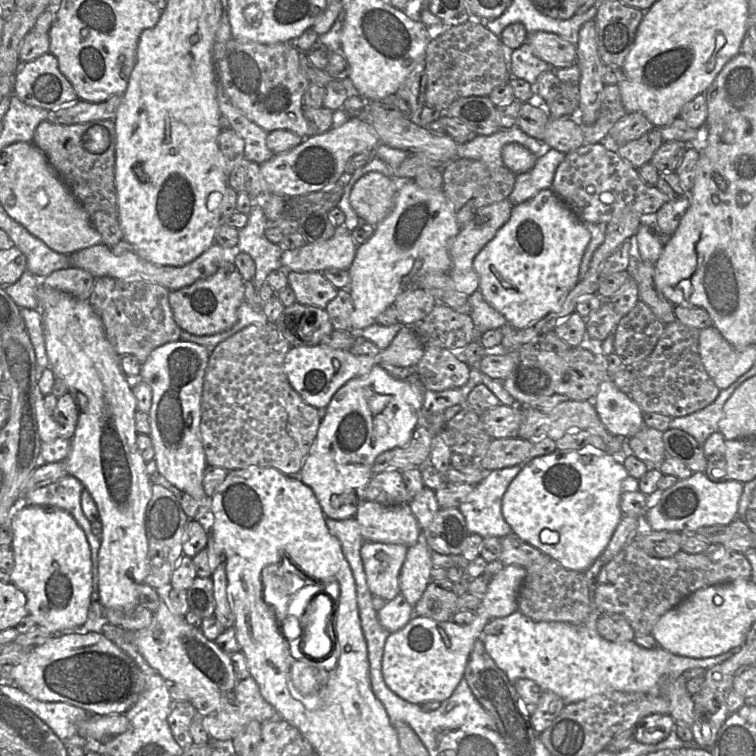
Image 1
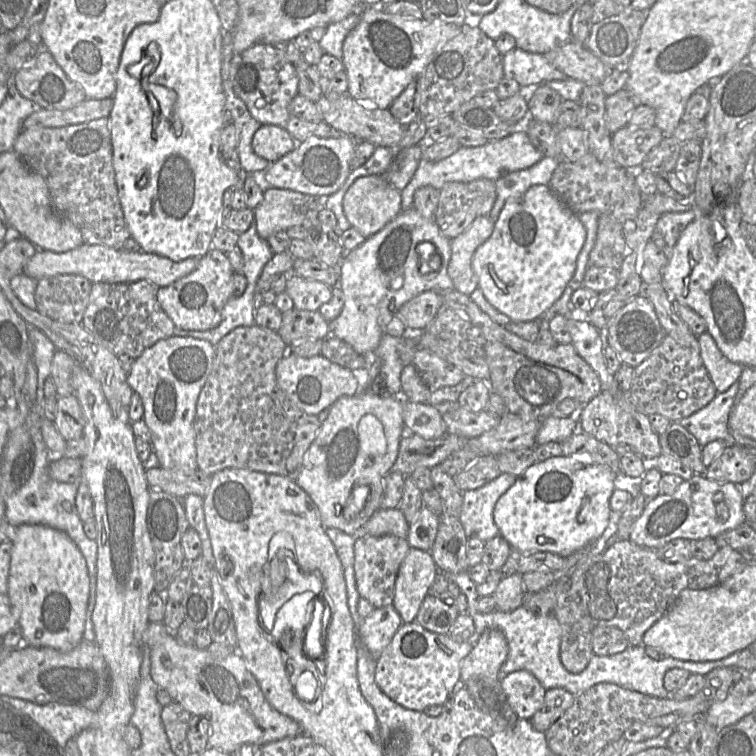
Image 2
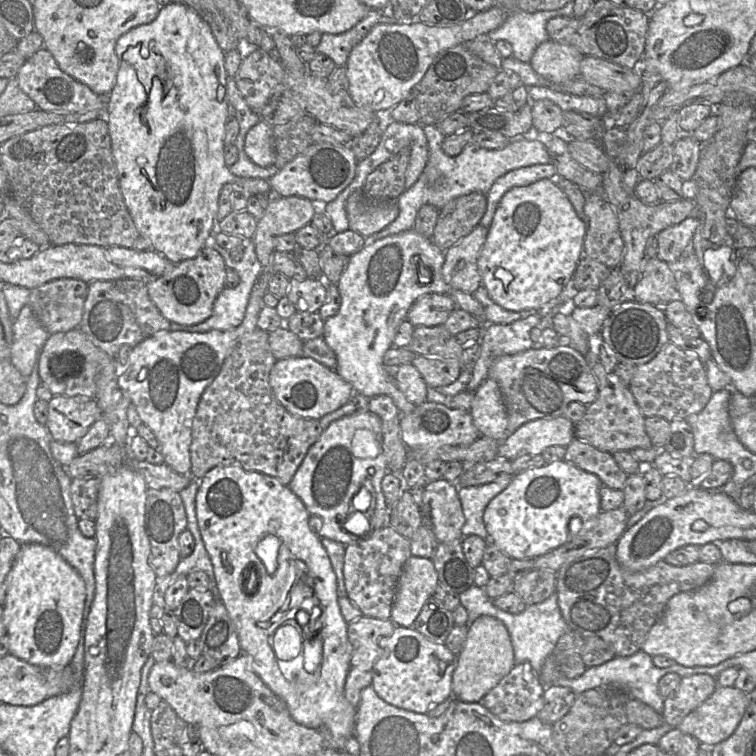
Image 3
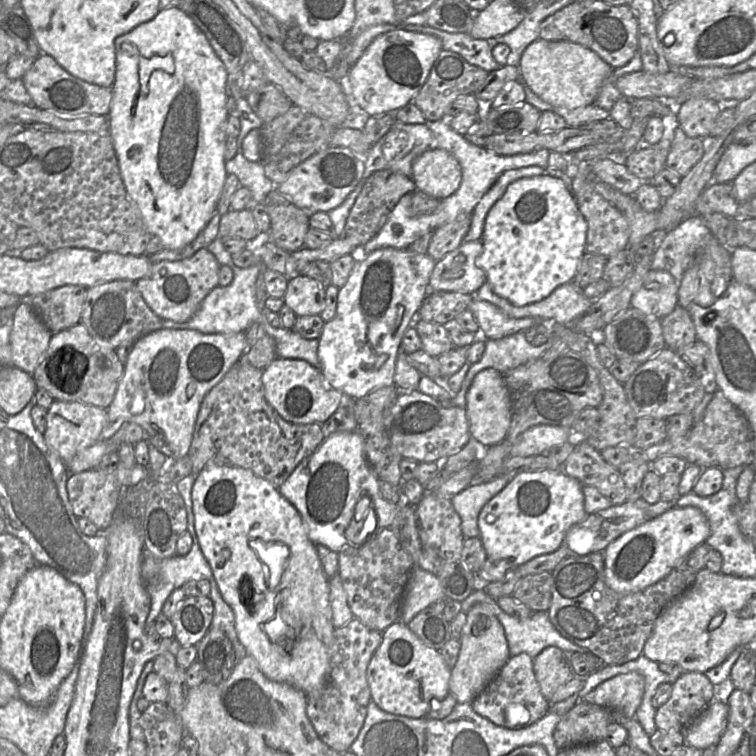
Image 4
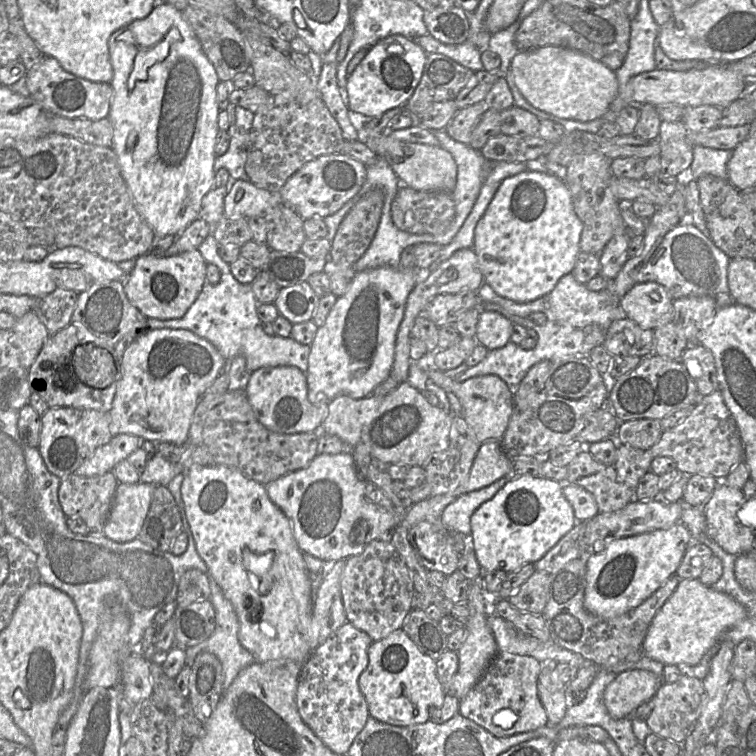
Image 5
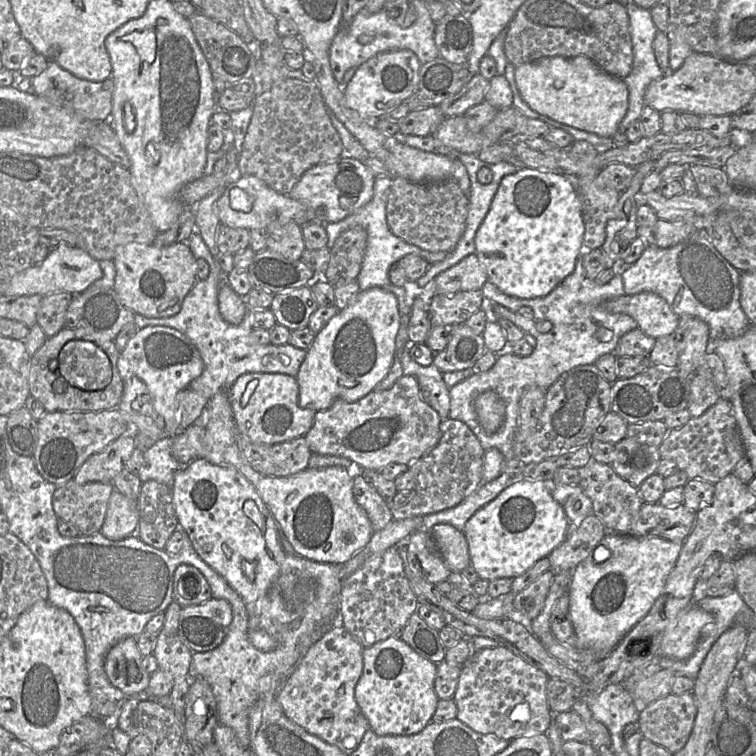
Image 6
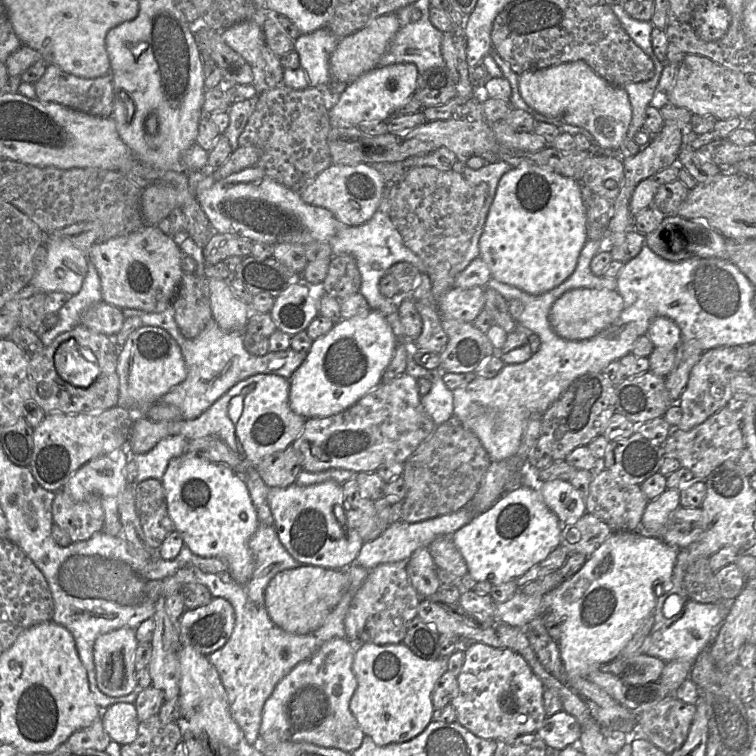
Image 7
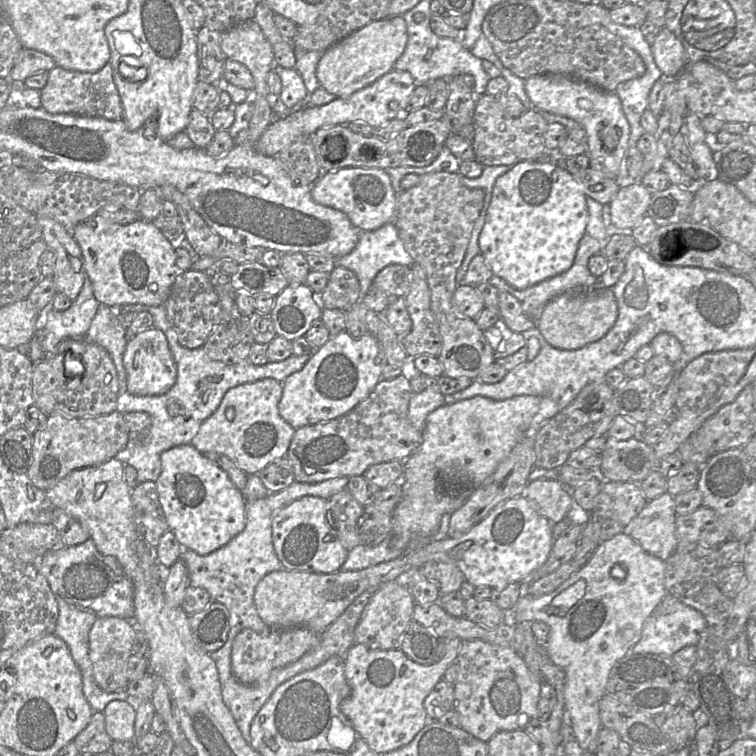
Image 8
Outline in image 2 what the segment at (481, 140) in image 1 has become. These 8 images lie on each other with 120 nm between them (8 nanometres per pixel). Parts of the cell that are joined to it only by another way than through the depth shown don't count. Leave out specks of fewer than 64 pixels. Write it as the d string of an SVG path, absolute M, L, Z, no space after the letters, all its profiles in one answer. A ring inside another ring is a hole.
M522 124L513 125L514 131L502 139L489 140L485 145L478 147L461 146L453 155L438 162L421 159L411 181L401 191L402 211L413 207L414 194L421 187L432 186L440 190L448 182L470 182L480 178L496 181L509 173L538 163L543 158L542 153L531 143L527 133L522 129Z

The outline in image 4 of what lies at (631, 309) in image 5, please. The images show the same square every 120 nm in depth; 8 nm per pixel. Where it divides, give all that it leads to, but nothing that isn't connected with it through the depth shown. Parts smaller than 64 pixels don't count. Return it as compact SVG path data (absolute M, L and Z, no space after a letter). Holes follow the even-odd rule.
M649 270L643 279L643 285L632 295L631 300L630 300L630 307L638 309L646 315L654 316L658 319L661 319L667 316L668 314L670 314L676 308L678 304L678 288L679 288L679 283L677 283L675 279L667 271ZM653 282L658 283L659 287L653 290L648 289L648 284L653 283Z

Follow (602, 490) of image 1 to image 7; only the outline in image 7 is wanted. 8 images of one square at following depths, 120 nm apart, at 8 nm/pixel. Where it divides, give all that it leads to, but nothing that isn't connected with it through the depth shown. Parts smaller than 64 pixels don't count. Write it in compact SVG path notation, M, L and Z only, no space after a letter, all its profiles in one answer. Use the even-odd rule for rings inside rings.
M521 485L504 493L488 510L476 515L451 536L463 556L468 573L477 582L500 585L525 574L560 546L562 523L544 503L538 490Z

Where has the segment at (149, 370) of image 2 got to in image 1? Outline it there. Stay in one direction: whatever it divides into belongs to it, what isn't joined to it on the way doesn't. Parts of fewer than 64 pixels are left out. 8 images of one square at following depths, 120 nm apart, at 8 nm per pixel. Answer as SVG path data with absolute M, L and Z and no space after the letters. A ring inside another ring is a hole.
M182 340L169 342L151 352L141 365L139 380L147 383L152 391L148 415L158 473L191 495L199 507L211 510L212 498L203 489L207 462L200 436L201 401L209 358L204 346Z

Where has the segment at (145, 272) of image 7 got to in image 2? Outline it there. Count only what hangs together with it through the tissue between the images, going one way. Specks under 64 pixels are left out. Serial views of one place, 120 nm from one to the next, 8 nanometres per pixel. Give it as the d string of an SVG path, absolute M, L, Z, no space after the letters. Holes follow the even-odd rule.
M211 248L203 257L198 258L193 272L168 286L160 287L157 300L175 327L188 331L211 330L221 322L223 307L234 294L234 274L227 254Z

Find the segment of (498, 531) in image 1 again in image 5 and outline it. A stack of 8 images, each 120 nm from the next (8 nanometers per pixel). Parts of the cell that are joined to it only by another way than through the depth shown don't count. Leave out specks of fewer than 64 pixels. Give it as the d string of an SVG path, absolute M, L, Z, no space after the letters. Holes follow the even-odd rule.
M505 476L491 485L461 495L450 503L441 514L442 523L450 530L465 536L471 534L471 516L486 501L493 498L496 493L510 481Z

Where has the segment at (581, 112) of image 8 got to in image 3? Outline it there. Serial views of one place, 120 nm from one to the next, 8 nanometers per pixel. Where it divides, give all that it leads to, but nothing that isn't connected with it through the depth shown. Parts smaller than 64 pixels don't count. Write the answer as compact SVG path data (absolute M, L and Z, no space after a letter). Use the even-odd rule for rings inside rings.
M548 39L536 48L529 63L537 74L548 81L567 83L579 77L583 57L574 46Z

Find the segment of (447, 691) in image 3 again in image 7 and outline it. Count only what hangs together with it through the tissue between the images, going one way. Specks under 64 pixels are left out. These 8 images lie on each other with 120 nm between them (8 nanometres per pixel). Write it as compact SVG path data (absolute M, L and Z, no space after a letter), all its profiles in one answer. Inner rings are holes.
M405 644L357 645L352 670L357 688L350 700L349 709L366 736L378 746L407 742L425 730L433 721L432 692L437 680L448 670L448 656L426 660L415 655Z

